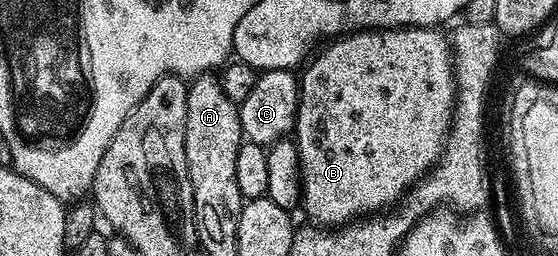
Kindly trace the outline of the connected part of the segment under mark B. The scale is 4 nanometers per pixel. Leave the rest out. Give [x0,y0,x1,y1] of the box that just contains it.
[293,26,457,228]

